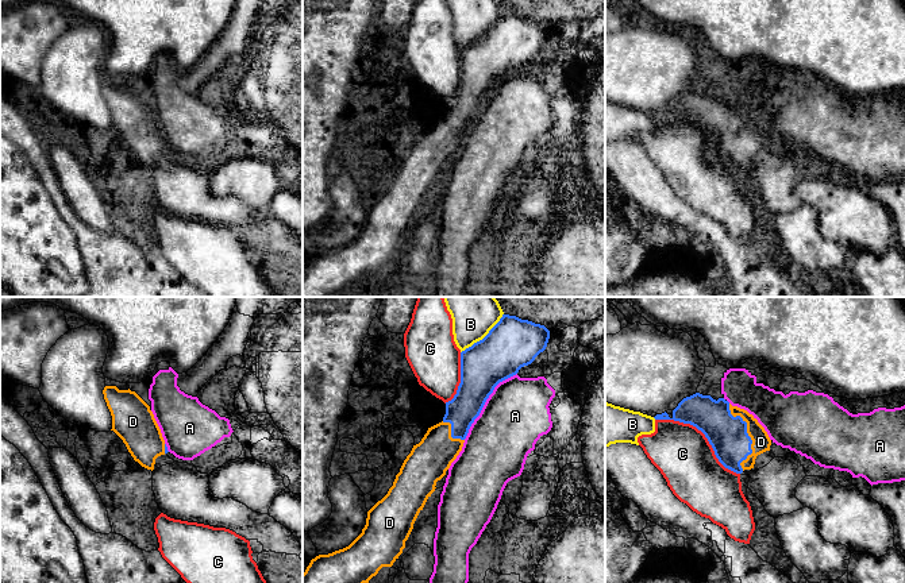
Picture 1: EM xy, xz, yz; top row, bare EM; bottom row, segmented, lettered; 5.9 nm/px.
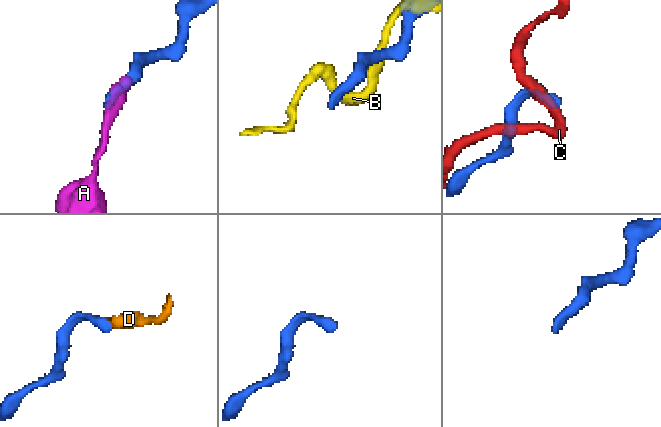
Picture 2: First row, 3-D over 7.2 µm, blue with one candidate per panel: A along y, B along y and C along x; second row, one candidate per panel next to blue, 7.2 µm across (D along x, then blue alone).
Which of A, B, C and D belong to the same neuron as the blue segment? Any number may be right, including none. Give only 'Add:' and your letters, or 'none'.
Add: D

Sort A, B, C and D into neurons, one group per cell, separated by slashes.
A / B / C / D

